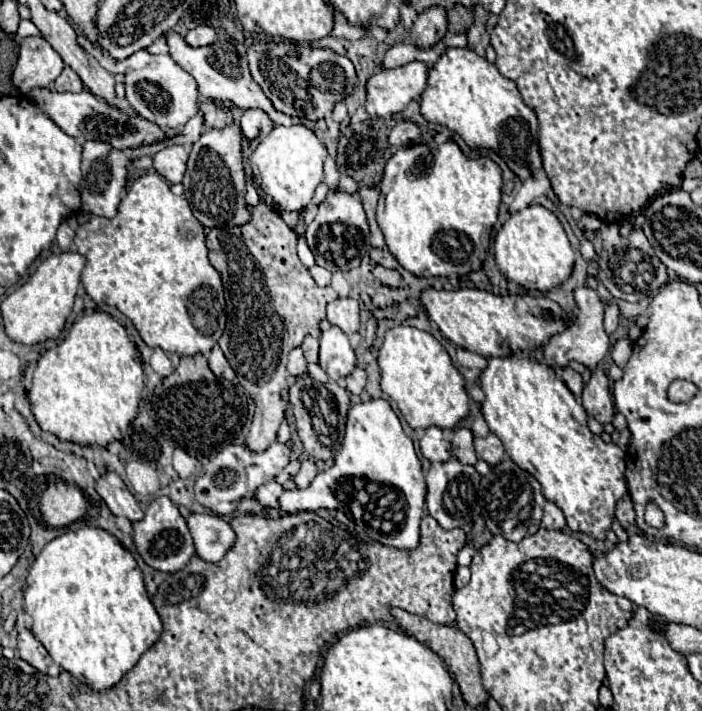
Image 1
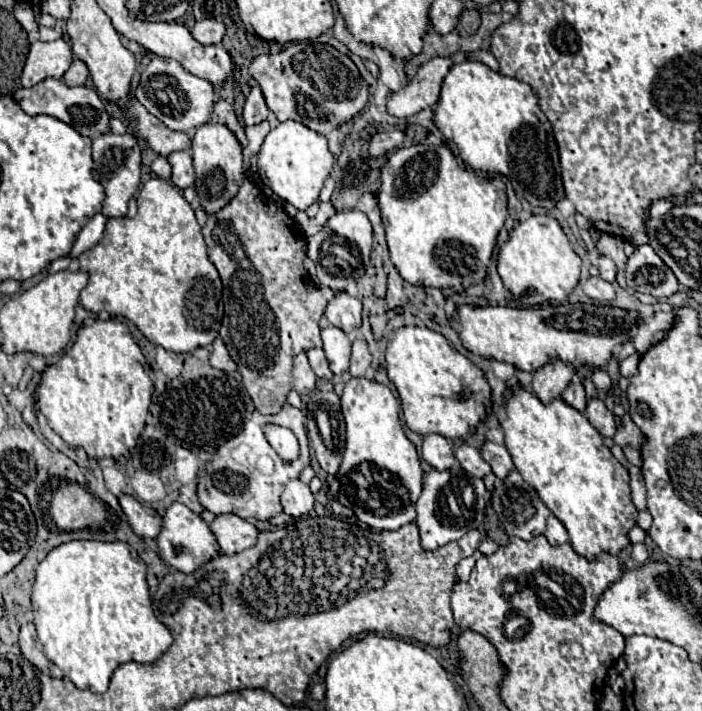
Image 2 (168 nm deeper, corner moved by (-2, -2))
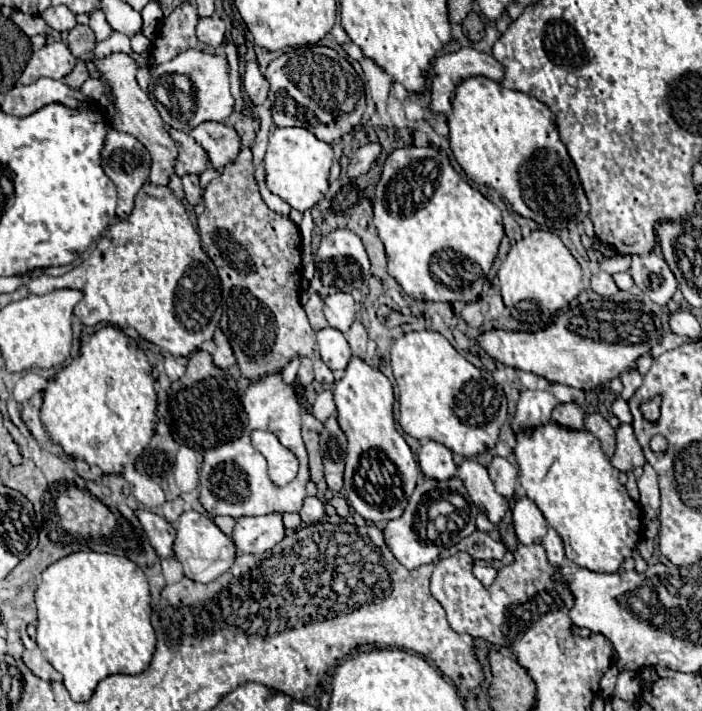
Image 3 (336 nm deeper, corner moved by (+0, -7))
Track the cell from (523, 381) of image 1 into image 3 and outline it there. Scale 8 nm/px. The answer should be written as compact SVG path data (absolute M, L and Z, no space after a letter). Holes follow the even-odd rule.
M549 421L517 431L513 453L519 465L521 487L543 511L547 523L559 531L567 559L589 571L615 573L637 547L641 511L621 485L621 471L601 451L599 439L585 429L577 431Z

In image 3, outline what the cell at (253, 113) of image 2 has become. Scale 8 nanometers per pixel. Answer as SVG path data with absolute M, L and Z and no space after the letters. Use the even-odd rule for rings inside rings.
M247 63L247 71L245 71L245 77L243 77L243 89L245 89L245 95L247 95L247 99L251 101L253 107L265 103L269 83L261 75L257 63Z

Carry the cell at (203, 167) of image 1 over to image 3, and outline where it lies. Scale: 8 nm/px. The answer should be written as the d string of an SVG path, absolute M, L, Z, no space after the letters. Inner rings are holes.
M207 121L195 127L189 135L197 141L197 145L205 149L209 165L213 169L221 171L229 163L235 163L241 147L239 147L239 135L233 127L225 123Z

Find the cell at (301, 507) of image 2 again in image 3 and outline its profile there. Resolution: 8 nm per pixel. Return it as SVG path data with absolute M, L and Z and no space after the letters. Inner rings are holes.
M305 497L299 515L301 515L303 523L317 523L325 515L325 507L317 497Z

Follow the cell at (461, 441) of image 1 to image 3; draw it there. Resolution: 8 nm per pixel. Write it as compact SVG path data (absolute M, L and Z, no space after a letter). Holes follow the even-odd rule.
M465 459L457 467L457 475L465 483L465 487L471 495L473 503L479 507L479 511L485 513L489 517L489 521L493 521L497 525L501 521L501 517L505 515L505 511L507 511L507 503L495 491L487 469L481 463L473 461L473 459Z

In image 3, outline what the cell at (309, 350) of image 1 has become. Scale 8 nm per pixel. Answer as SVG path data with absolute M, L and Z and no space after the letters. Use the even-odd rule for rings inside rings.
M319 357L313 359L313 371L315 371L315 379L317 379L319 383L323 383L323 385L333 385L333 373L331 373L331 369L329 369Z

